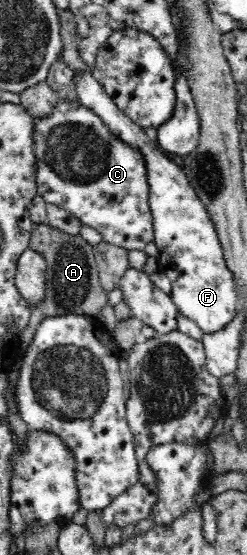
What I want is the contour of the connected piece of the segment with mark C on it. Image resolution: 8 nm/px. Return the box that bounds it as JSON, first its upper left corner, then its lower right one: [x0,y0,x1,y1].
[34,101,154,251]

